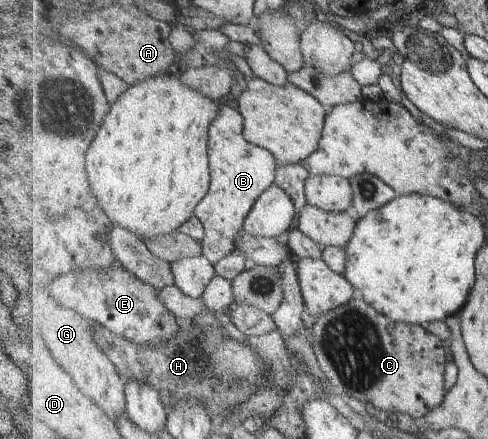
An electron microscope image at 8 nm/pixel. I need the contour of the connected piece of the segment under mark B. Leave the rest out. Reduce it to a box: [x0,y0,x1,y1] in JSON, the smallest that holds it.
[194,103,279,263]

